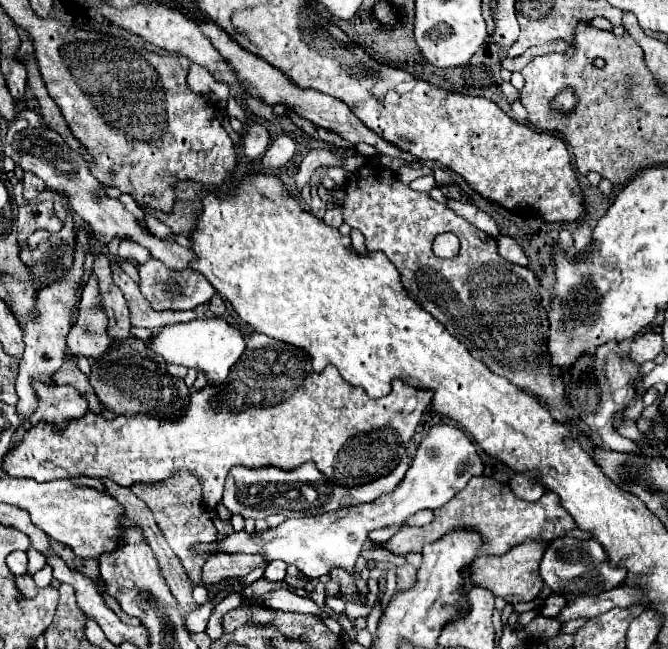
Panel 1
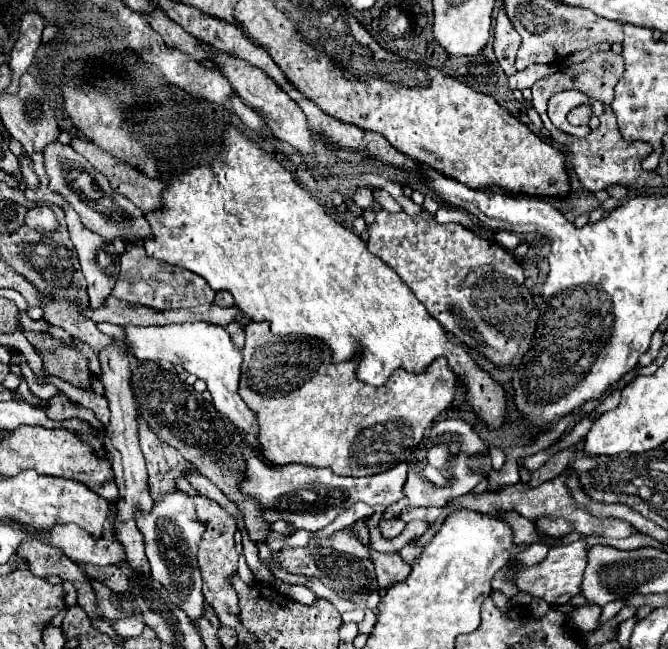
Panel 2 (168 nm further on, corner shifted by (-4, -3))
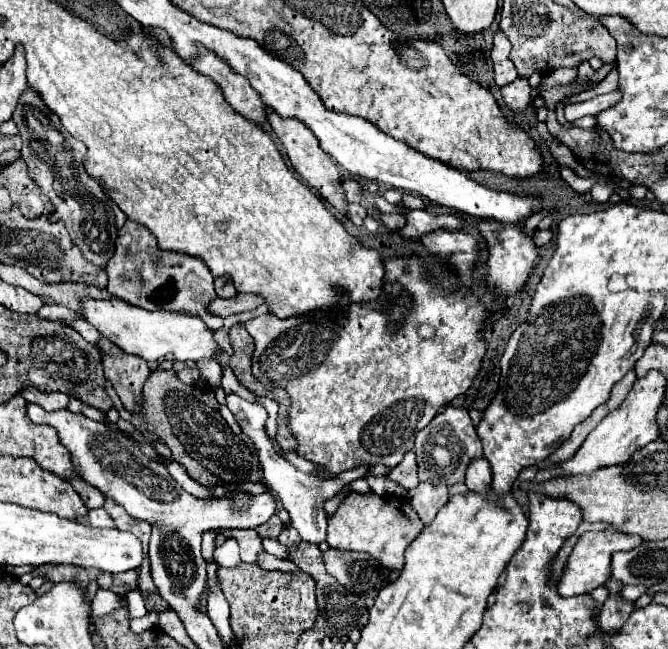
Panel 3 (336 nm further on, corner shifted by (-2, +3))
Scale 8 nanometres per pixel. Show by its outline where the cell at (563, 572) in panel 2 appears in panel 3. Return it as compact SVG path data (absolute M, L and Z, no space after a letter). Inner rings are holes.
M606 528L606 530L600 530L600 532L584 532L578 538L578 544L574 546L574 552L570 554L570 558L566 562L562 582L558 584L558 592L562 596L578 596L578 594L592 592L594 588L602 586L604 582L608 582L612 578L612 554L620 552L620 550L622 552L632 550L640 544L642 544L642 538L622 534L616 528Z

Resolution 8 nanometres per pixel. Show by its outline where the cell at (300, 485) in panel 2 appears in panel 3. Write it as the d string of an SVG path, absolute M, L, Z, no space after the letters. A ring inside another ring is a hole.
M408 452L408 454L406 454L406 458L404 458L398 466L394 466L386 478L394 480L394 482L398 482L398 484L400 484L400 486L404 486L406 490L416 488L416 486L420 484L416 454L414 454L414 452Z

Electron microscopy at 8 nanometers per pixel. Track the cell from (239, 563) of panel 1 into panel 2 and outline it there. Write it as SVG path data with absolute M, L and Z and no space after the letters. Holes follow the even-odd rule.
M320 546L286 548L286 550L274 552L272 560L276 564L280 564L280 568L284 568L286 572L314 576L314 578L322 580L324 586L334 590L338 596L342 596L346 600L352 600L354 604L366 602L368 594L378 590L376 578L374 578L374 564L370 560L360 560L360 558L354 558L354 556L346 556L346 554L340 554L332 548L320 548Z

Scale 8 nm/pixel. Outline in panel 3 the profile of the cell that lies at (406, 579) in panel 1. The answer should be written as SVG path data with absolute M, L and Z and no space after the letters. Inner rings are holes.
M348 492L336 512L326 516L328 520L328 544L336 550L354 550L368 552L378 558L390 570L402 570L406 546L420 534L424 528L414 506L406 498L382 498L374 492L358 494Z

